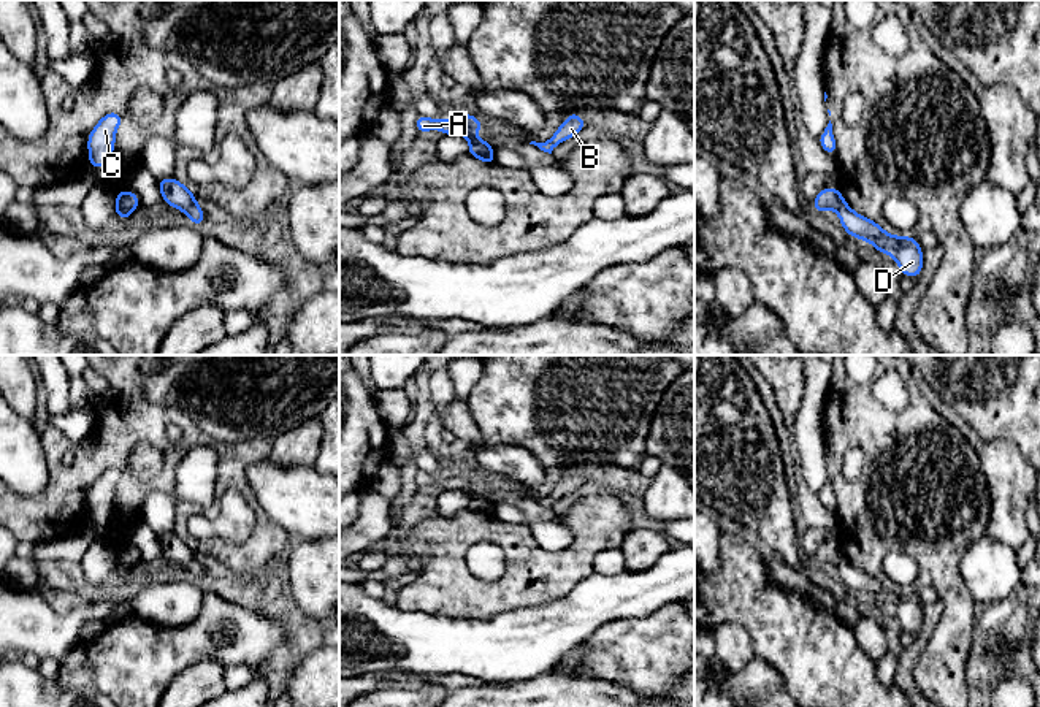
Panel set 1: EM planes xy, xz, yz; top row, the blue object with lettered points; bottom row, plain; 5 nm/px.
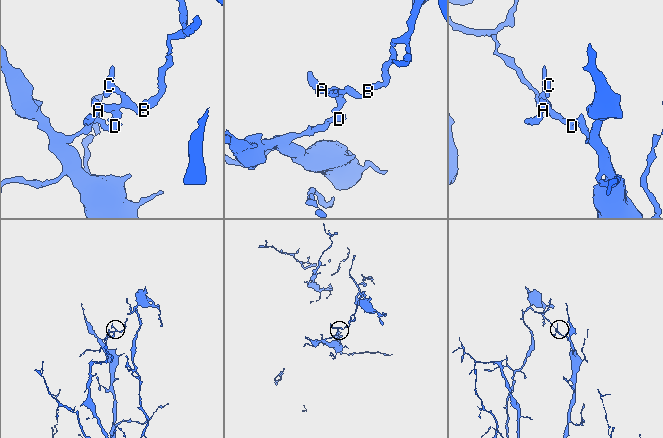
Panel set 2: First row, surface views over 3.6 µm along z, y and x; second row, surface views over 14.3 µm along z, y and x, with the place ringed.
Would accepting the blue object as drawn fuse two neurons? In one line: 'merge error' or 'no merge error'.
merge error

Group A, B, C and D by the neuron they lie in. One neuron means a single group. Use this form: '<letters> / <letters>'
A B C / D

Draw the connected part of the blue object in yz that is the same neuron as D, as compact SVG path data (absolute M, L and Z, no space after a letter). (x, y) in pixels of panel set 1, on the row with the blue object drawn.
M847 203L837 211L848 236L869 241L877 252L889 254L907 277L918 277L923 271L923 249L916 238L886 233L877 222L855 212Z

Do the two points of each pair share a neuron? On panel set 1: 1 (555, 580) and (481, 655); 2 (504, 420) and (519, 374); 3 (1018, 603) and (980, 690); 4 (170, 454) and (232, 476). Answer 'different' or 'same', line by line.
1: different
2: same
3: same
4: same

